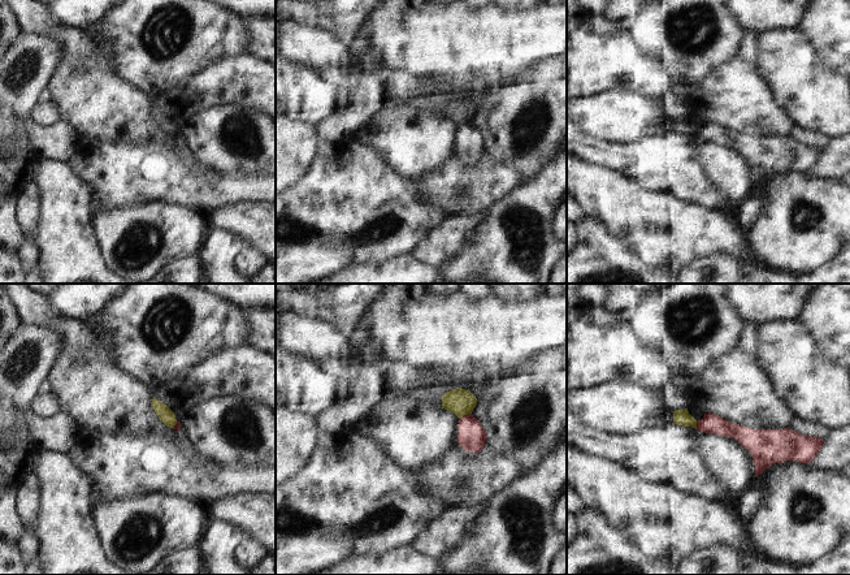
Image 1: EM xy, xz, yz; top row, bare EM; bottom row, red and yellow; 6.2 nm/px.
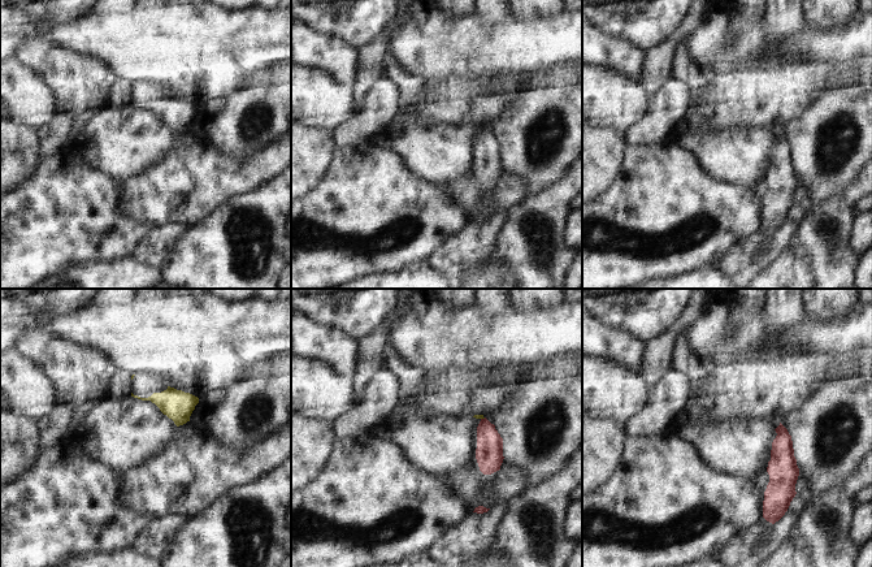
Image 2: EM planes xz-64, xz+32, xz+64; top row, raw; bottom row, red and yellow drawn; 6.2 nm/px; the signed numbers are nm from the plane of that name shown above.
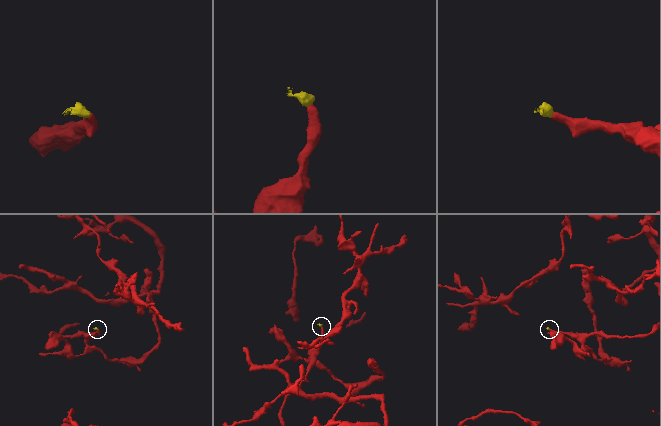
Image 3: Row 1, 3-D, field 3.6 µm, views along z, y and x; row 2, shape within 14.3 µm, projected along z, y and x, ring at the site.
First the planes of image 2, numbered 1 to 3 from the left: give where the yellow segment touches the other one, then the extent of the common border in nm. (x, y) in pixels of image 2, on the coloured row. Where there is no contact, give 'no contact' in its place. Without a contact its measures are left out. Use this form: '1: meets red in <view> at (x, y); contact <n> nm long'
1: no contact
2: meets red in xz+32 at (482, 419); contact 30 nm long
3: no contact

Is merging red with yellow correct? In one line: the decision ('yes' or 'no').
no

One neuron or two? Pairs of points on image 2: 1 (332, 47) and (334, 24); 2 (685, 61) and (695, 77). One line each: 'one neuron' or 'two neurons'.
1: two neurons
2: one neuron

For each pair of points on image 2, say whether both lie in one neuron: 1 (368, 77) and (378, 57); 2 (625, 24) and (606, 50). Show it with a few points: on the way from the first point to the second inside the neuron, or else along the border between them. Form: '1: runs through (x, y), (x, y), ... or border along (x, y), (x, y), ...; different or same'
1: runs through (372, 72), (373, 63); same
2: border along (595, 26), (610, 34), (629, 39), (643, 50); different

